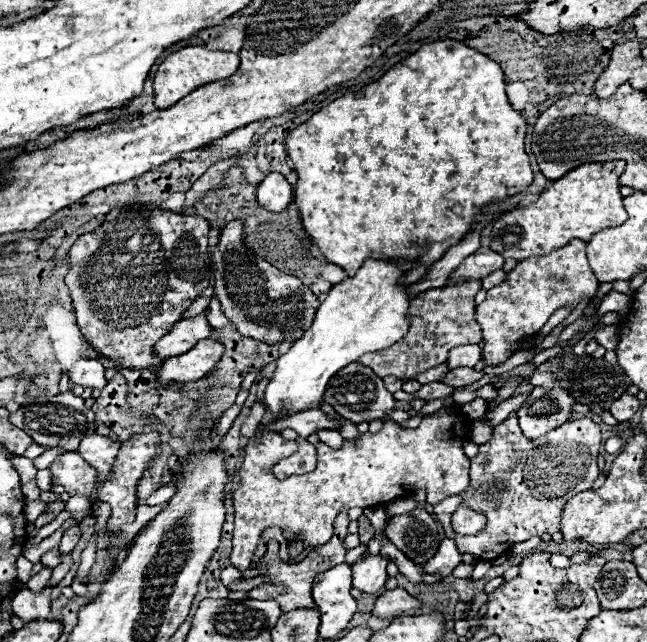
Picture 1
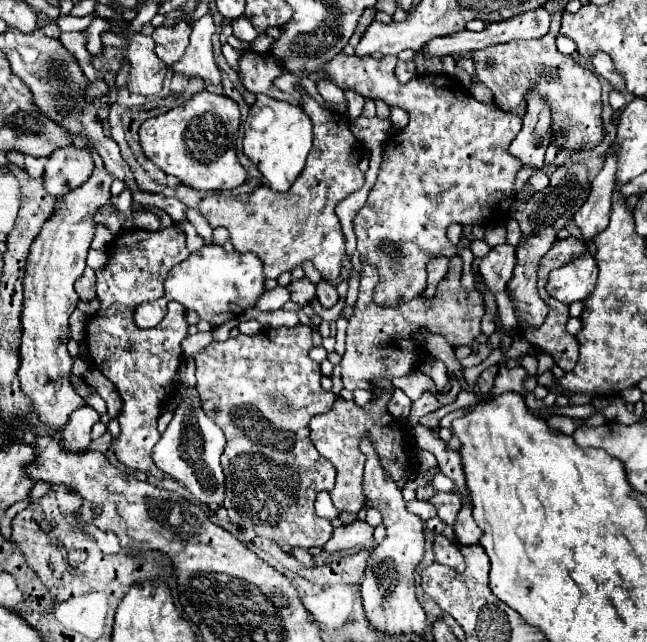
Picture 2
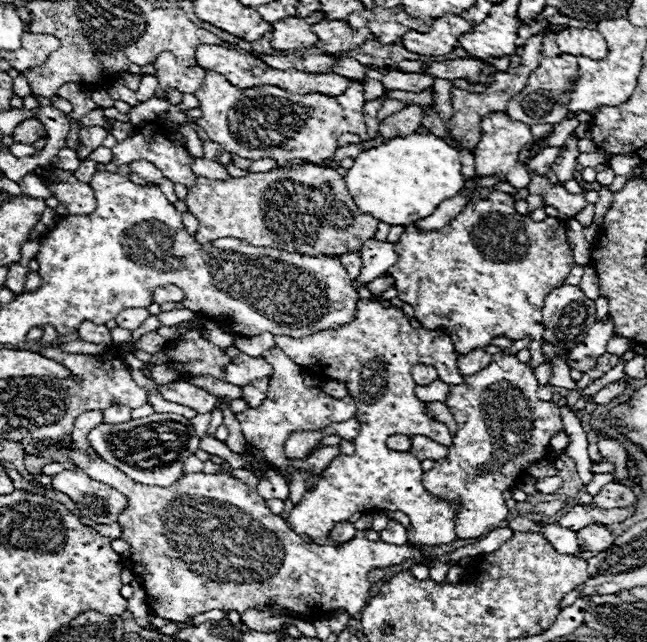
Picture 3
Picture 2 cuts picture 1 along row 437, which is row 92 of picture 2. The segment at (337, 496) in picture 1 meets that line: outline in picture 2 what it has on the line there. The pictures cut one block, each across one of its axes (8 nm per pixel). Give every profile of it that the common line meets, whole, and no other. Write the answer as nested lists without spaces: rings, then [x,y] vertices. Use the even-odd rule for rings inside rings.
[[[246,50],[240,60],[240,78],[242,78],[242,84],[246,90],[250,90],[254,94],[262,92],[266,96],[272,96],[273,99],[297,106],[298,100],[272,86],[272,80],[280,74],[282,74],[282,68],[274,62],[274,58],[270,54],[256,54],[252,50]],[[340,52],[340,56],[336,56],[332,62],[328,62],[322,72],[334,82],[334,84],[340,84],[340,88],[354,88],[356,92],[360,92],[362,96],[368,96],[368,98],[382,98],[388,106],[400,106],[400,108],[406,108],[408,114],[410,114],[410,122],[406,128],[399,131],[391,138],[387,140],[387,144],[384,147],[382,164],[380,164],[380,172],[378,172],[378,178],[368,194],[368,200],[366,204],[358,210],[358,214],[354,216],[354,234],[358,238],[358,252],[360,252],[360,258],[362,262],[368,262],[372,264],[374,268],[378,268],[380,272],[380,284],[376,284],[374,288],[374,300],[376,304],[380,306],[392,306],[394,302],[400,302],[400,300],[414,300],[416,296],[422,296],[424,290],[426,290],[426,284],[428,284],[428,272],[426,272],[426,264],[438,256],[454,256],[456,254],[456,246],[448,240],[446,236],[446,230],[450,224],[460,224],[460,226],[474,226],[474,224],[482,224],[482,222],[490,222],[490,216],[498,216],[499,219],[505,218],[507,215],[507,221],[510,214],[510,204],[514,202],[514,182],[516,182],[516,174],[518,170],[522,168],[520,160],[516,160],[516,156],[512,156],[508,152],[508,144],[516,138],[516,134],[520,132],[522,128],[522,118],[516,116],[516,114],[510,114],[510,112],[504,112],[502,108],[496,108],[494,102],[490,104],[484,104],[484,102],[478,102],[470,92],[464,92],[462,84],[460,82],[454,82],[452,78],[448,80],[446,76],[436,76],[436,74],[424,74],[424,76],[416,76],[412,78],[408,84],[400,84],[396,80],[395,66],[398,62],[397,56],[382,56],[380,60],[378,58],[372,58],[372,56],[364,56],[364,58],[358,58],[358,56],[346,56],[344,52]],[[382,246],[390,246],[394,248],[392,254],[384,254],[382,252]]]

